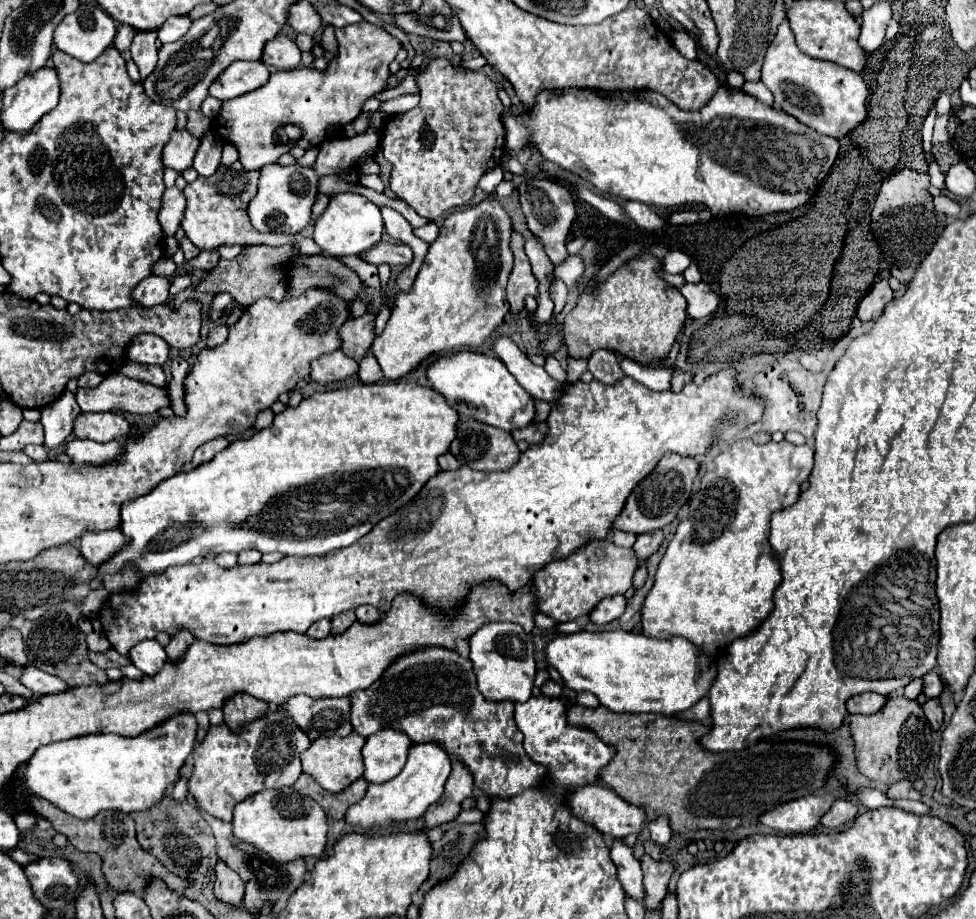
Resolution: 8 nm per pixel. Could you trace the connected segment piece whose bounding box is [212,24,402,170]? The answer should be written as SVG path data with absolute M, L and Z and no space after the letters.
M372 24L336 28L336 40L338 56L324 72L316 68L272 72L270 80L256 92L222 102L220 114L212 120L212 132L236 146L238 160L246 170L260 170L264 164L278 162L282 154L290 152L294 142L282 138L286 128L300 130L300 146L304 150L322 144L326 128L350 124L362 112L362 102L384 88L390 78L388 64L396 58L402 42Z

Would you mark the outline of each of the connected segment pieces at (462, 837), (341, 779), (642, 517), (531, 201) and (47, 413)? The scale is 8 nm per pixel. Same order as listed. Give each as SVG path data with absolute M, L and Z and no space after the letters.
M452 824L444 838L432 844L434 856L430 862L430 876L438 882L446 880L482 836L482 824Z
M350 734L346 738L330 736L330 738L316 738L308 750L302 752L302 772L312 776L326 792L338 794L344 788L348 788L354 780L358 780L364 772L364 760L362 760L362 748L364 738L358 734Z
M666 454L658 462L658 466L644 480L640 480L638 486L632 490L632 494L626 500L624 510L614 520L610 532L622 530L622 532L632 532L638 536L642 532L666 528L678 516L682 506L686 506L690 502L694 480L698 476L698 468L700 466L694 458L684 458L678 454Z
M526 178L520 186L518 186L518 194L520 194L520 204L522 204L522 212L526 216L528 222L528 230L540 240L544 252L548 254L548 258L552 260L552 264L560 264L568 252L566 252L566 242L568 242L568 232L570 226L576 218L576 208L574 208L574 198L568 192L568 188L564 188L562 184L554 182L554 180L540 180L540 178Z
M70 390L62 392L62 396L46 408L40 408L40 422L44 424L48 448L56 448L66 442L66 438L72 434L72 424L78 414L80 408L74 402L74 392Z

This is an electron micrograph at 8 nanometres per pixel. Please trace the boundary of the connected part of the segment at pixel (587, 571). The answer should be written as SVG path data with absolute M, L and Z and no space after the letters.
M592 540L574 550L568 558L554 560L534 574L536 598L540 600L538 608L558 622L576 620L578 616L590 614L600 600L626 594L632 588L632 578L638 566L640 562L632 548L620 548L610 540Z

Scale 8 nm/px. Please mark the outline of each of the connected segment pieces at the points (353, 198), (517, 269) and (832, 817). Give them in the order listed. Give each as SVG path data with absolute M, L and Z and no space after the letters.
M342 192L330 196L330 202L322 216L314 224L314 242L322 248L324 254L330 256L360 256L374 248L382 240L384 232L384 220L380 214L380 208L370 202L368 198L354 194L354 192Z
M516 232L512 236L512 252L514 252L514 270L510 274L506 292L508 292L508 302L512 306L512 312L518 312L524 308L524 298L538 296L538 290L530 270L528 256L524 254L524 238Z
M836 800L832 804L832 808L822 816L822 824L826 828L832 828L832 830L838 830L842 828L844 824L852 822L856 818L856 812L858 812L858 806L850 800Z

